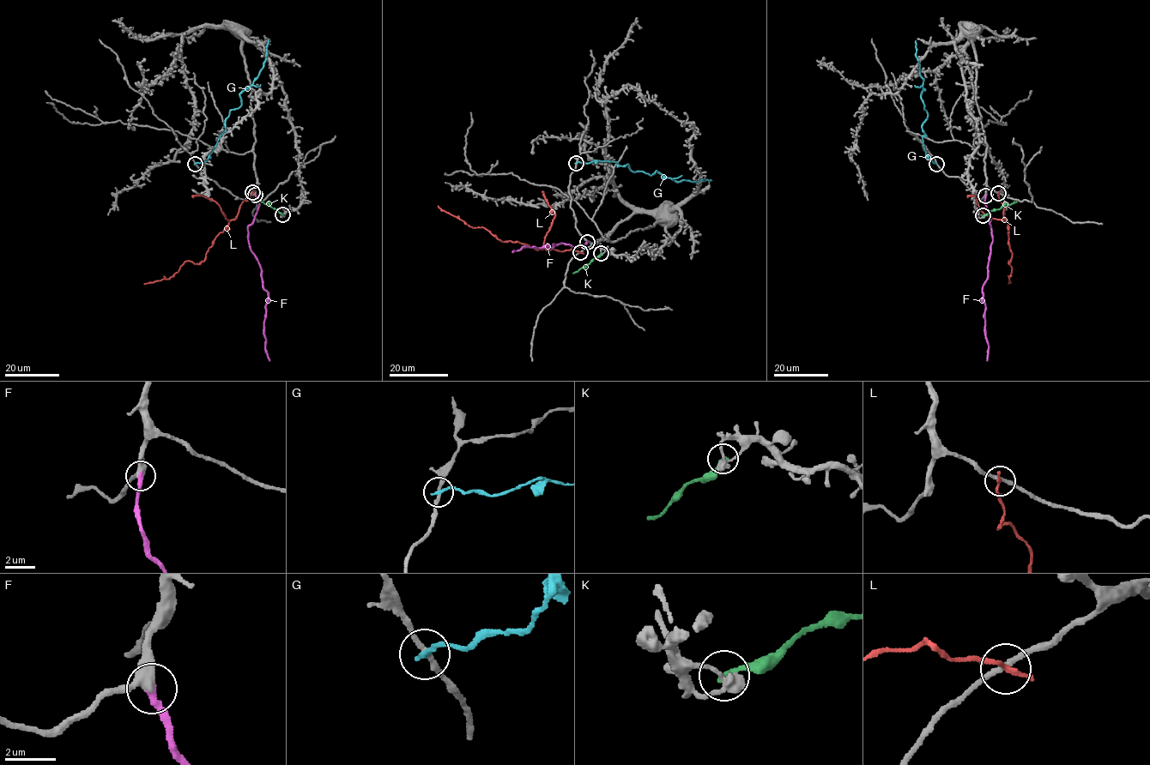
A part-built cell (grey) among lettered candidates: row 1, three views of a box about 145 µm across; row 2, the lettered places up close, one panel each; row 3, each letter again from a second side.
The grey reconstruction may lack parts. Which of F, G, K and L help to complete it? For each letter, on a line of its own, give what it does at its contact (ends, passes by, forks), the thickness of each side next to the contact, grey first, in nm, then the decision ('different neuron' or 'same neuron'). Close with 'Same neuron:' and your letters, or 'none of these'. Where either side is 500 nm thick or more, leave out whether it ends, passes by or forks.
F: it ends; calibres 400 and 320 nm; same neuron
G: it ends; calibres 200 and 220 nm; different neuron
K: it ends; calibres 360 and 170 nm; different neuron
L: it ends; calibres 220 and 240 nm; different neuron
Same neuron: F

